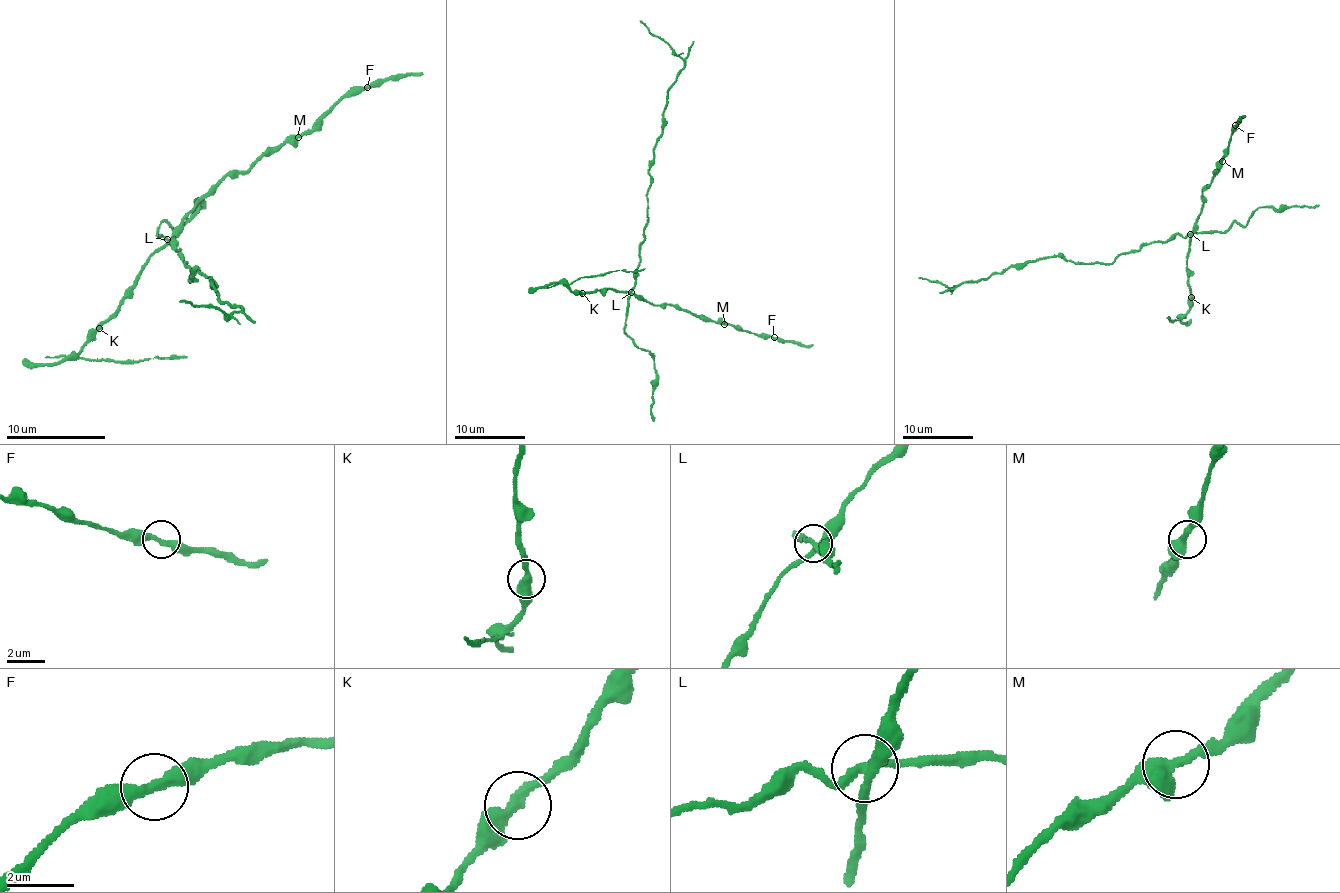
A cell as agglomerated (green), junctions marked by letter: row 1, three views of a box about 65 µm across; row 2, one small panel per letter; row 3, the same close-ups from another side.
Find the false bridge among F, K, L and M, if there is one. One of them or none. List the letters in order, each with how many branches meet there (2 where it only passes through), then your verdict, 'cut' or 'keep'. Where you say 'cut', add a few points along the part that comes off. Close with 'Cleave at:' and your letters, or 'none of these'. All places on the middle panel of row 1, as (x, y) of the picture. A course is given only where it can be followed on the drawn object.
F: 2 branches meet; keep
K: 2 branches meet; keep
L: 4 branches meet; cut; foreign part runs (630, 293), (639, 264), (639, 245), (644, 240), (653, 146), (662, 132), (667, 91), (683, 61), (639, 20)
M: 4 branches meet; keep
Cleave at: L

